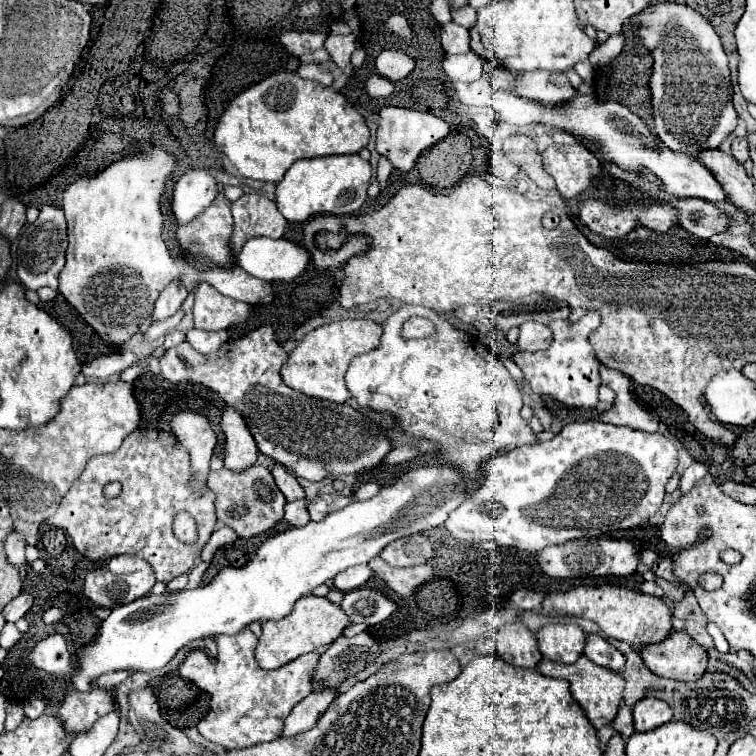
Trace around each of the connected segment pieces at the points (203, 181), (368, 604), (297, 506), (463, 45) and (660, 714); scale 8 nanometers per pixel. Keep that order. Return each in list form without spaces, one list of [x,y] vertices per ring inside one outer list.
[[[193,169],[183,173],[175,181],[171,195],[171,211],[175,215],[177,225],[185,225],[199,217],[211,205],[217,193],[217,181],[209,171]]]
[[[359,587],[355,591],[345,593],[341,601],[341,609],[347,613],[351,623],[377,625],[397,611],[397,603],[377,589]]]
[[[297,499],[297,501],[291,501],[285,505],[285,521],[293,527],[299,527],[299,525],[305,525],[309,523],[309,513],[307,513],[307,501],[305,499]]]
[[[449,21],[441,29],[441,45],[443,45],[447,55],[459,55],[459,53],[471,51],[471,47],[469,47],[469,29]]]
[[[645,697],[635,703],[633,719],[635,719],[635,731],[639,731],[639,733],[653,731],[671,721],[671,709],[661,699]]]

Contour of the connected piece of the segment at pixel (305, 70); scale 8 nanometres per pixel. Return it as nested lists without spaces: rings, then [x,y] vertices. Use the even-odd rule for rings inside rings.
[[[305,63],[305,65],[299,65],[297,73],[299,73],[303,79],[319,81],[321,85],[331,85],[331,75],[327,73],[325,65],[321,65],[321,63]]]

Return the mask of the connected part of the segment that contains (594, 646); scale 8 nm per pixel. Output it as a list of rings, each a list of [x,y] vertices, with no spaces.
[[[599,635],[587,637],[587,645],[585,645],[583,655],[587,655],[593,663],[607,667],[615,673],[621,673],[625,669],[625,657],[621,655],[621,651],[617,651],[609,641],[605,641]]]

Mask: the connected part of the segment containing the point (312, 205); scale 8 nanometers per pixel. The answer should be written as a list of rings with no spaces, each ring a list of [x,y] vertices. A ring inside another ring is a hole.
[[[359,153],[335,155],[295,161],[285,173],[283,181],[277,183],[277,207],[287,221],[303,223],[313,215],[351,215],[361,209],[367,201],[367,187],[371,183],[373,169]]]

